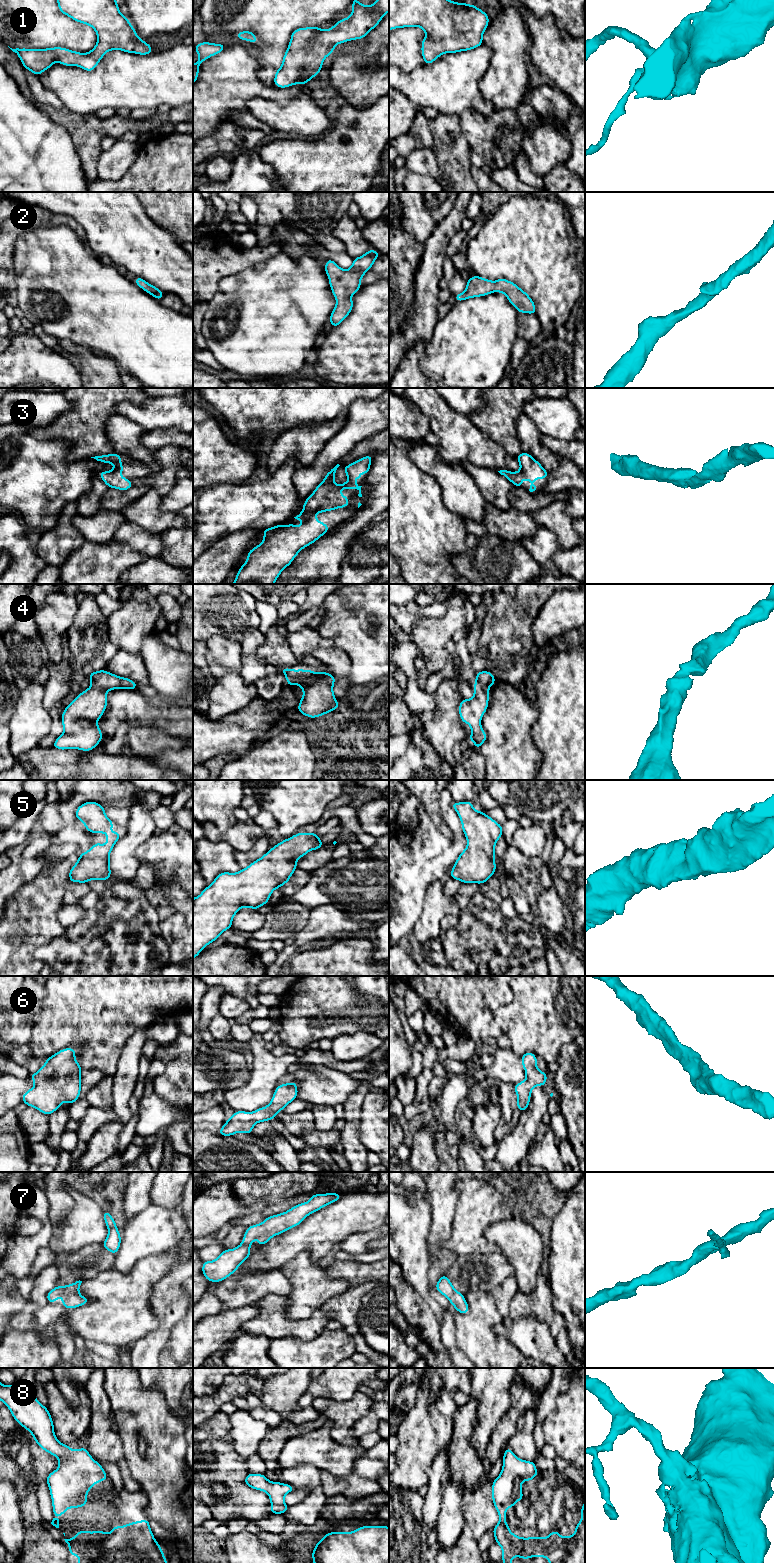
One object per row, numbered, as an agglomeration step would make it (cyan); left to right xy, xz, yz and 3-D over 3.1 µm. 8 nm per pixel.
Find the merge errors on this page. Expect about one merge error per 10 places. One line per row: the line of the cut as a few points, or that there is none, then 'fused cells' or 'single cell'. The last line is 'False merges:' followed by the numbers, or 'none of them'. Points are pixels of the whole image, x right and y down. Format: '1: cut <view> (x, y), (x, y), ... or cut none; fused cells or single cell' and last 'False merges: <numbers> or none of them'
1: cut none; single cell
2: cut none; single cell
3: cut none; single cell
4: cut none; single cell
5: cut none; single cell
6: cut none; single cell
7: cut none; single cell
8: cut none; single cell
False merges: none of them

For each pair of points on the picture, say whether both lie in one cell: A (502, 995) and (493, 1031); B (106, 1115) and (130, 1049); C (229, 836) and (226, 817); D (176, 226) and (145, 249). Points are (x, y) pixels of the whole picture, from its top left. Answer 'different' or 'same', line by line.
A: same
B: different
C: different
D: different

